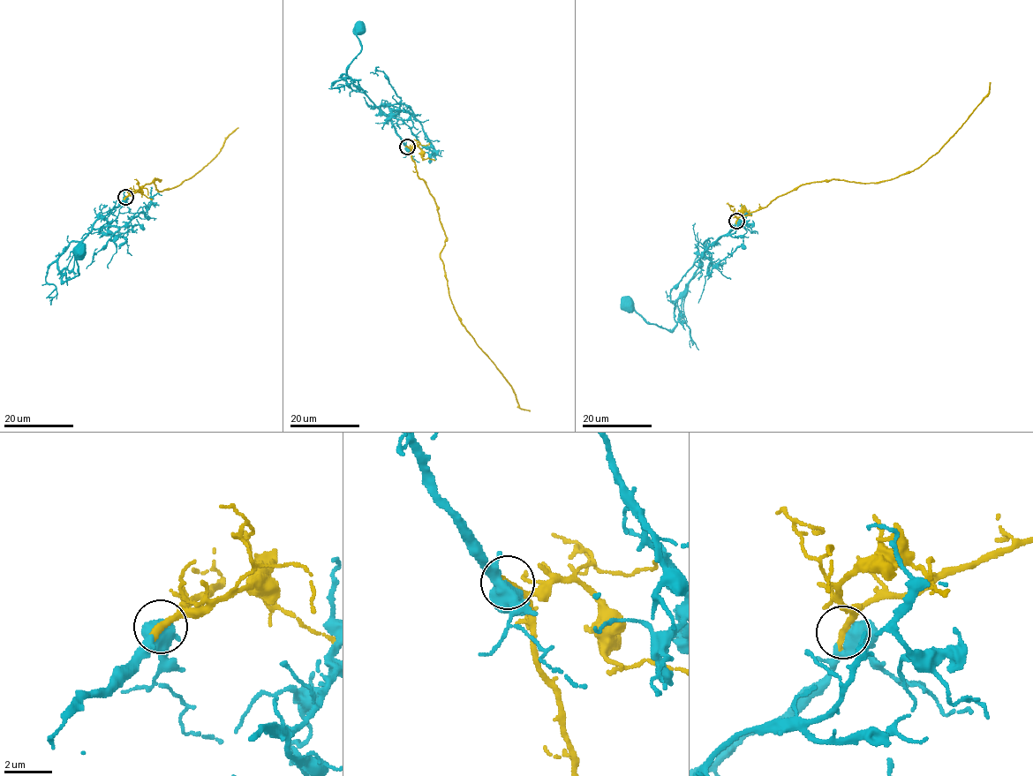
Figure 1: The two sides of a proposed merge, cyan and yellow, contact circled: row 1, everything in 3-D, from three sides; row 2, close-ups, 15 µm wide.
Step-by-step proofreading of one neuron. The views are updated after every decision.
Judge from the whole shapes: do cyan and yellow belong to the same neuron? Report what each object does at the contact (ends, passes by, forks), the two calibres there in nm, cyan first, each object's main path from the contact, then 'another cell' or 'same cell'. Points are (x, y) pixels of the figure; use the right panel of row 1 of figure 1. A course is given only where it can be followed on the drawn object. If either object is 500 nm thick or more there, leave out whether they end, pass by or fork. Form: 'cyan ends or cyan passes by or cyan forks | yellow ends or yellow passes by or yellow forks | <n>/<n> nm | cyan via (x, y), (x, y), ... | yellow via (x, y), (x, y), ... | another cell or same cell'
550/360 nm | cyan via (736, 221), (701, 257), (682, 297), (676, 326), (670, 329), (648, 323), (629, 311), (627, 305) | yellow via (736, 221), (801, 185), (833, 179), (881, 182), (911, 172), (935, 154), (961, 126), (989, 94), (990, 82) | same cell

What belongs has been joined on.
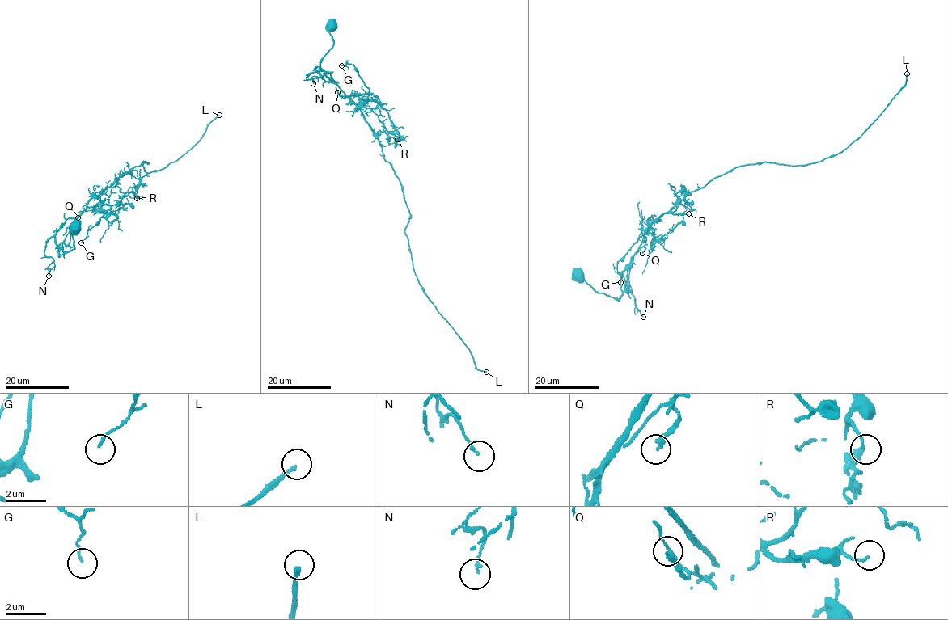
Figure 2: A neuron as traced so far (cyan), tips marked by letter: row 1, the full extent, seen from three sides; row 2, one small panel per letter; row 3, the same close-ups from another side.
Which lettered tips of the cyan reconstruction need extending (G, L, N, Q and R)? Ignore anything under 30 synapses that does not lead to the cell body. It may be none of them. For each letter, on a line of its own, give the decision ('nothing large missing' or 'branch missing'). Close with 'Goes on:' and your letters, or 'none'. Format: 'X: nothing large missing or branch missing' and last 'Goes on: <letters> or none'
G: nothing large missing
L: branch missing
N: nothing large missing
Q: nothing large missing
R: nothing large missing
Goes on: L

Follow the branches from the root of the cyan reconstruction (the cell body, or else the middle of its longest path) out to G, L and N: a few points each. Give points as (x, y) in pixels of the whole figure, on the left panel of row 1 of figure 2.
G: (75, 228), (74, 249), (59, 255), (79, 214), (88, 207), (111, 207), (81, 242)
L: (75, 228), (74, 249), (59, 255), (90, 200), (143, 161), (148, 174), (174, 162), (219, 115)
N: (75, 228), (69, 250), (59, 255), (56, 233), (48, 240), (44, 254), (53, 259), (48, 276)

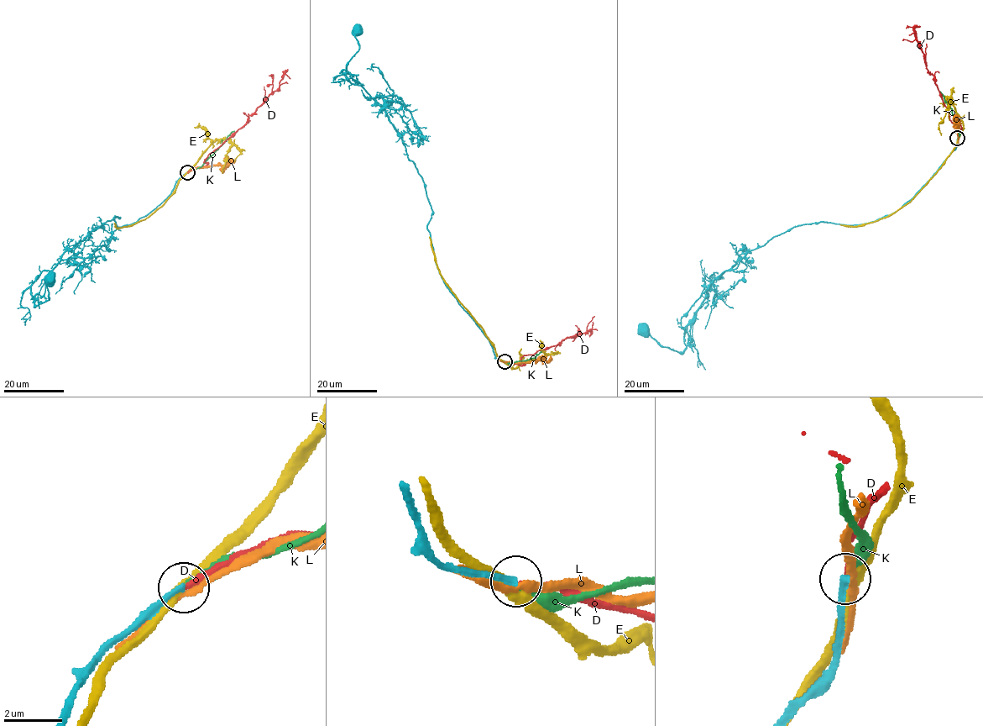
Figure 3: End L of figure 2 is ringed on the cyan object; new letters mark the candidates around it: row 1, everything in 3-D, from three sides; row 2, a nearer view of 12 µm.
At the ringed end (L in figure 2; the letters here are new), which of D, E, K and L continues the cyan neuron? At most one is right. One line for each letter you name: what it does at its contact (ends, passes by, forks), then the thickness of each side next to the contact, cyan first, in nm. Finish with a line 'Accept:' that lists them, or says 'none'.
D: it ends there; 200 nm thick on the cyan side, 200 nm on the other
Accept: D

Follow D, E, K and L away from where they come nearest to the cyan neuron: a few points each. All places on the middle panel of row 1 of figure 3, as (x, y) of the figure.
D: (505, 361), (522, 365), (520, 358), (524, 355), (534, 355), (567, 338), (586, 334), (592, 328), (593, 322)
E: (503, 361), (441, 276), (429, 237)
K: (505, 361), (525, 360), (547, 349)
L: (504, 361), (526, 363), (552, 358)

